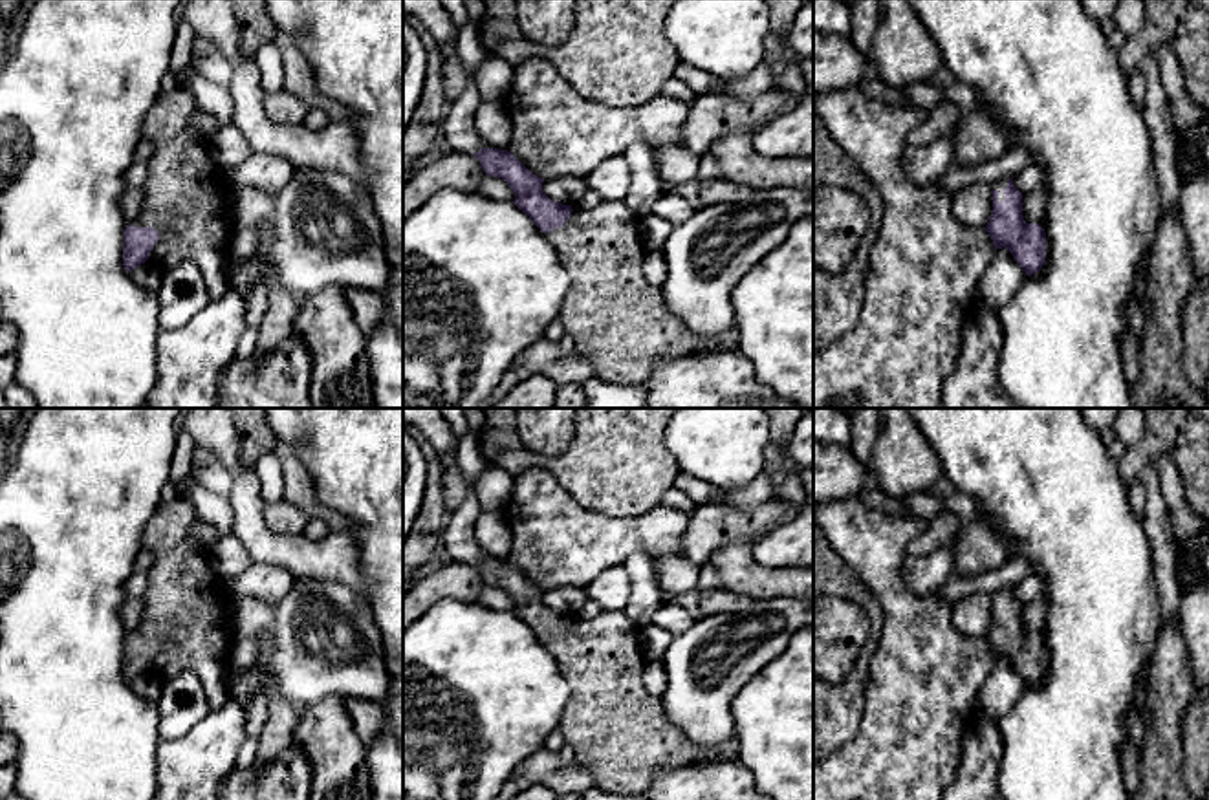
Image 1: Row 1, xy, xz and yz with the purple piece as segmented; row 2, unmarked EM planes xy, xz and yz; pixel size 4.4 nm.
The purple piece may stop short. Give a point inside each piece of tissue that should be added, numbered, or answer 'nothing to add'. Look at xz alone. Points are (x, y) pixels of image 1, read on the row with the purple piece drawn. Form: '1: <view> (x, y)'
1: xz (621, 323)

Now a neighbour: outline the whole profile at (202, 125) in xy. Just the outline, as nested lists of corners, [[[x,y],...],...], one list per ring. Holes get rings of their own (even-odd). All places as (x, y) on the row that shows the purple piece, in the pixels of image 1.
[[[196,108],[191,115],[187,130],[196,139],[211,141],[218,134],[220,126],[212,115]]]

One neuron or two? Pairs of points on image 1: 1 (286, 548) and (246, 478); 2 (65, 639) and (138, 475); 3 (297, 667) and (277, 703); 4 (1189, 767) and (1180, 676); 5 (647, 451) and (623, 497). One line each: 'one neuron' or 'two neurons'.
1: one neuron
2: one neuron
3: two neurons
4: two neurons
5: one neuron

